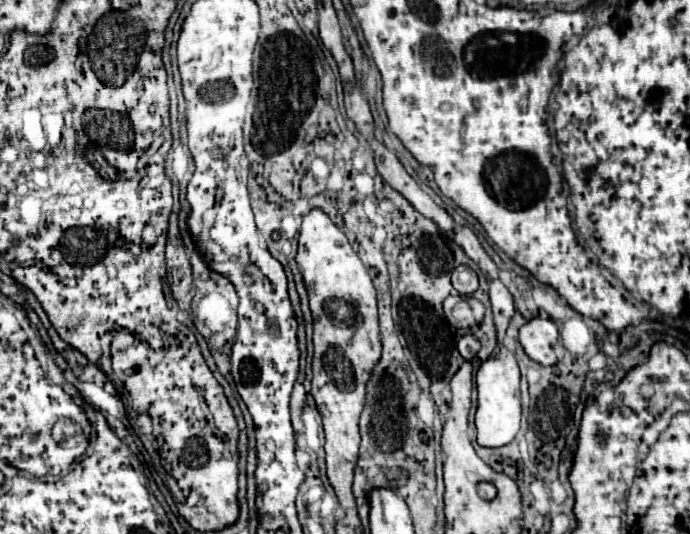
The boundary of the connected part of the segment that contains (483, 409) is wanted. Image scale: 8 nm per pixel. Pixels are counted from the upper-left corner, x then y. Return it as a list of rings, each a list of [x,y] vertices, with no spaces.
[[[502,348],[498,356],[490,356],[476,372],[476,388],[478,388],[478,412],[476,412],[478,444],[496,448],[512,442],[520,430],[520,418],[522,418],[520,370],[514,354]]]

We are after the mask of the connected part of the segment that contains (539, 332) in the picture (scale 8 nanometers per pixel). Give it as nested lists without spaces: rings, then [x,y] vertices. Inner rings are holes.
[[[534,318],[526,322],[520,328],[520,344],[528,358],[542,366],[554,366],[558,362],[556,358],[556,346],[558,342],[558,328],[548,318]]]

